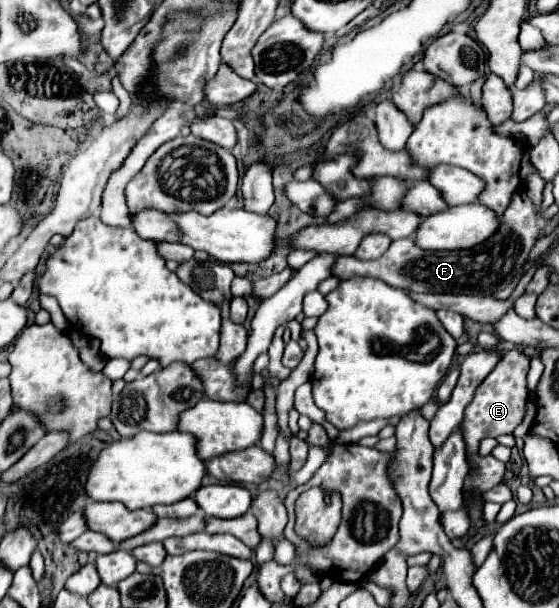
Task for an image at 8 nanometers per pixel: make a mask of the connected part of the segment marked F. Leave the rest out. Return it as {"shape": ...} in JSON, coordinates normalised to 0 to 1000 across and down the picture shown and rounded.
{"shape":[[[923,317],[916,337],[894,357],[891,380],[873,396],[826,413],[755,413],[741,403],[741,390],[701,396],[694,413],[669,429],[644,429],[633,423],[608,423],[597,452],[626,459],[633,452],[673,456],[701,472],[737,475],[744,482],[830,482],[830,485],[880,485],[912,469],[919,452],[941,433],[955,400],[966,390],[966,367],[952,331],[937,317]]]}

